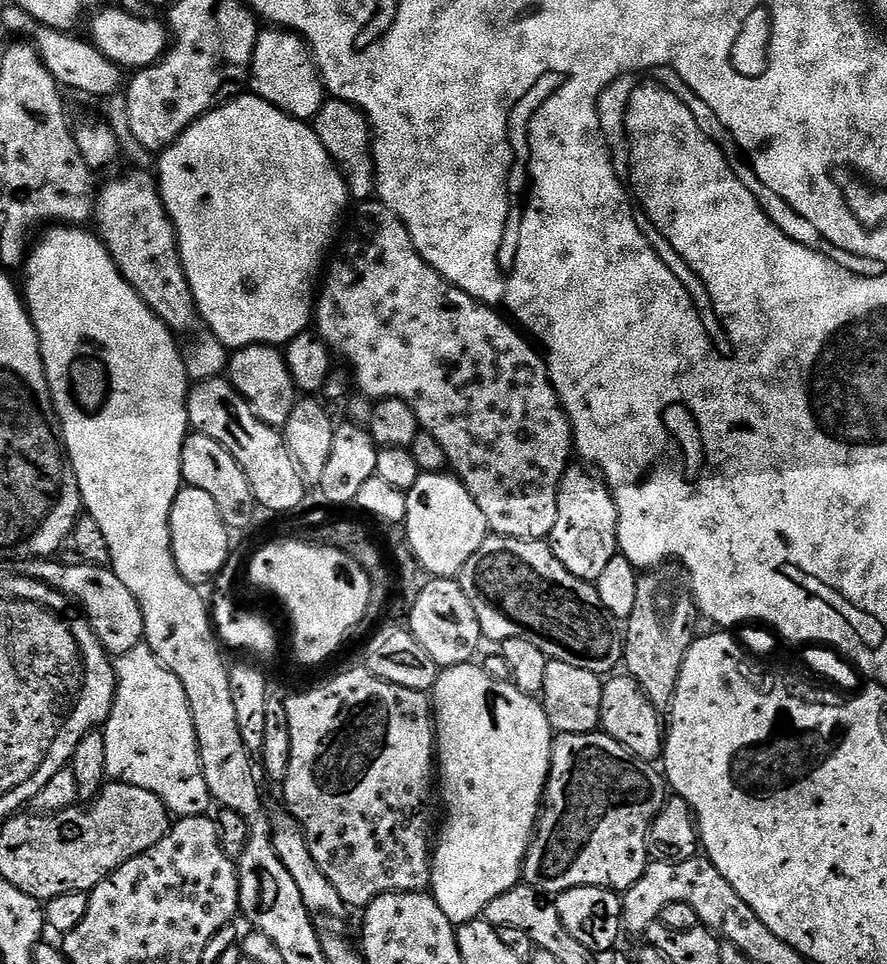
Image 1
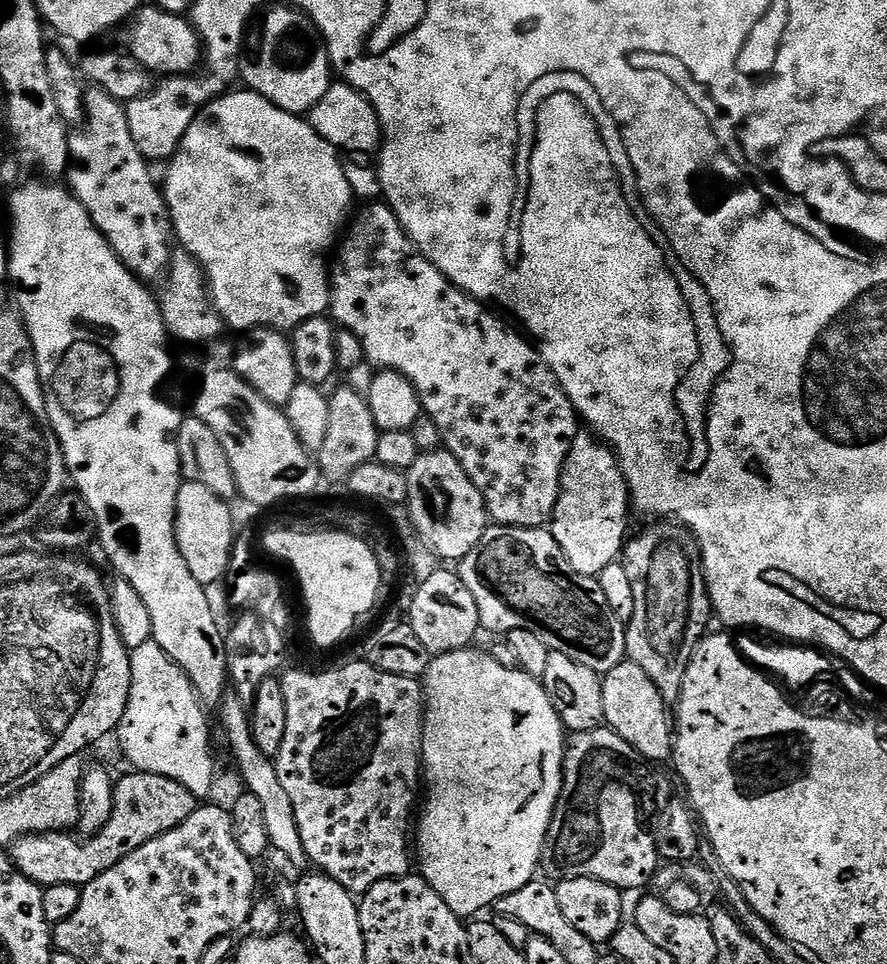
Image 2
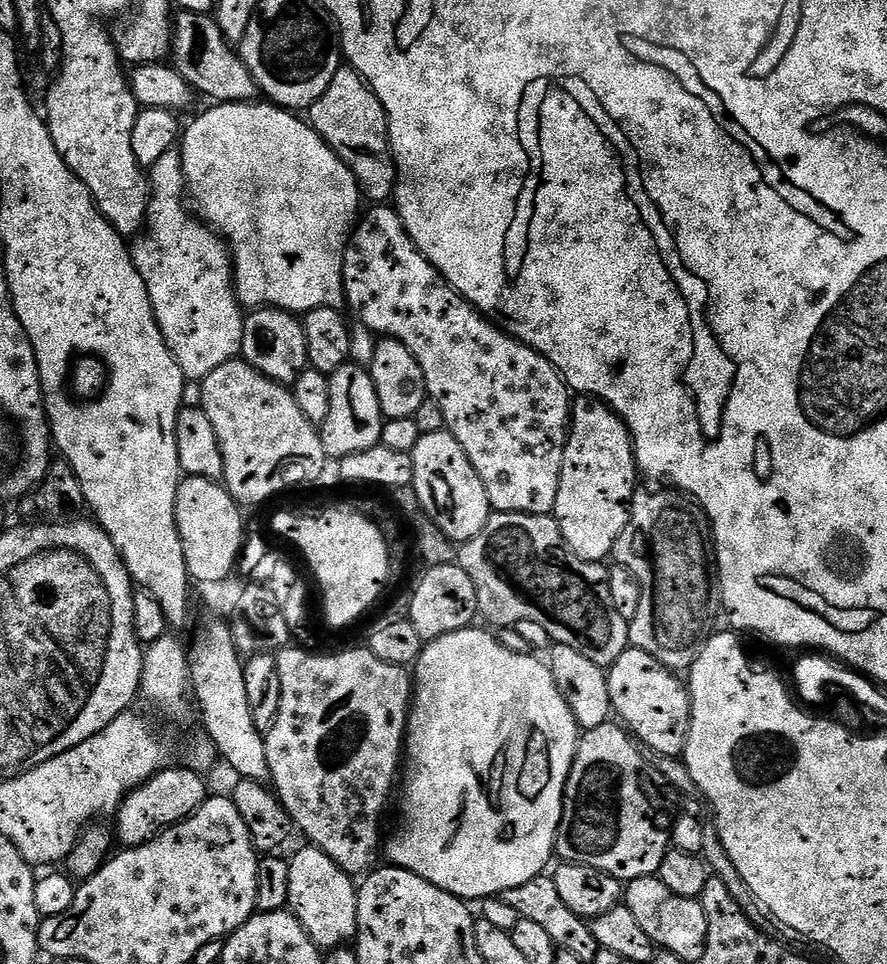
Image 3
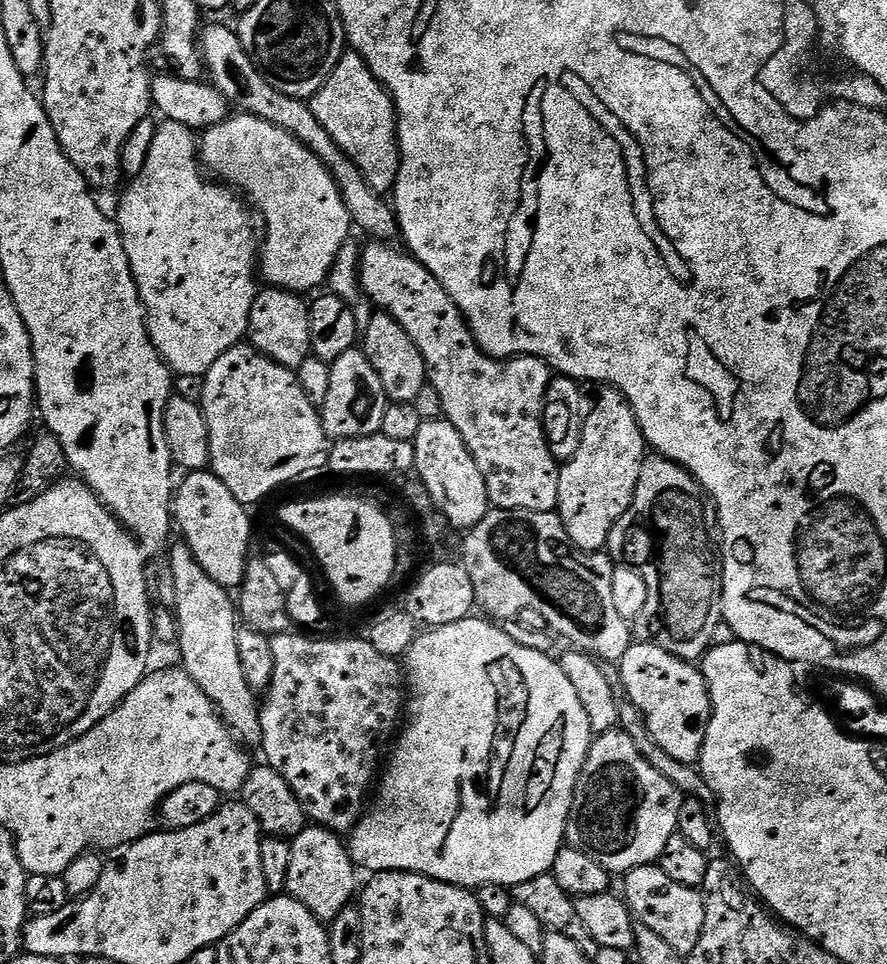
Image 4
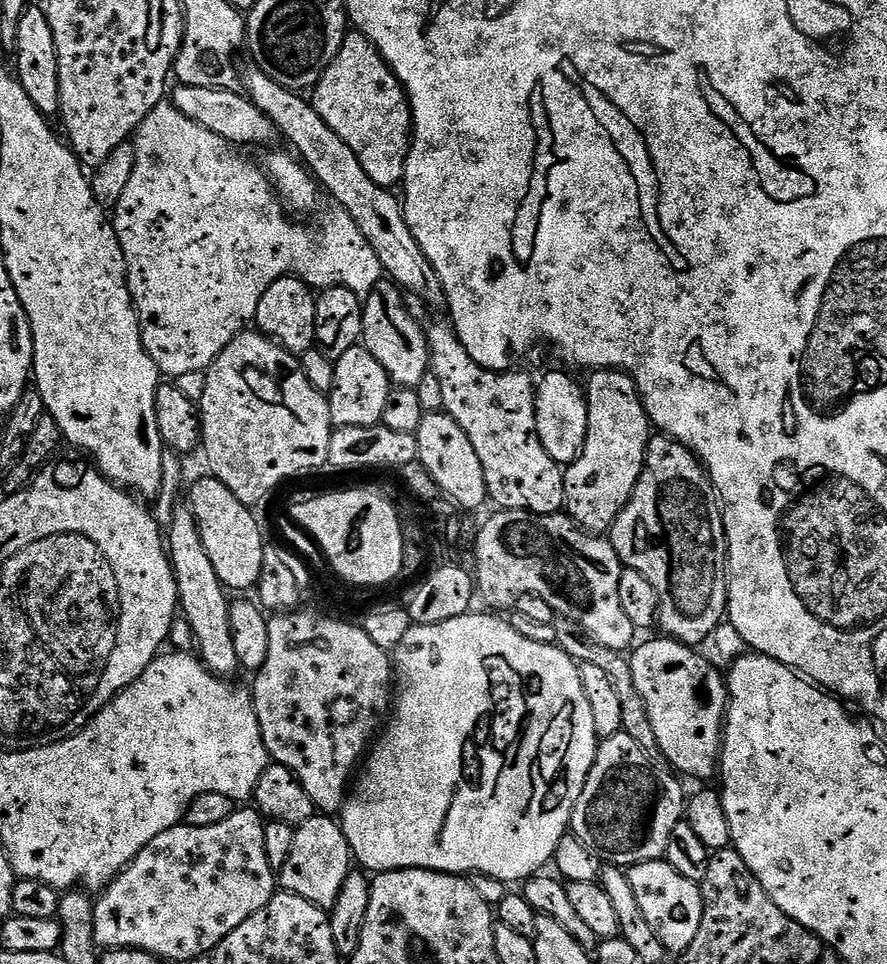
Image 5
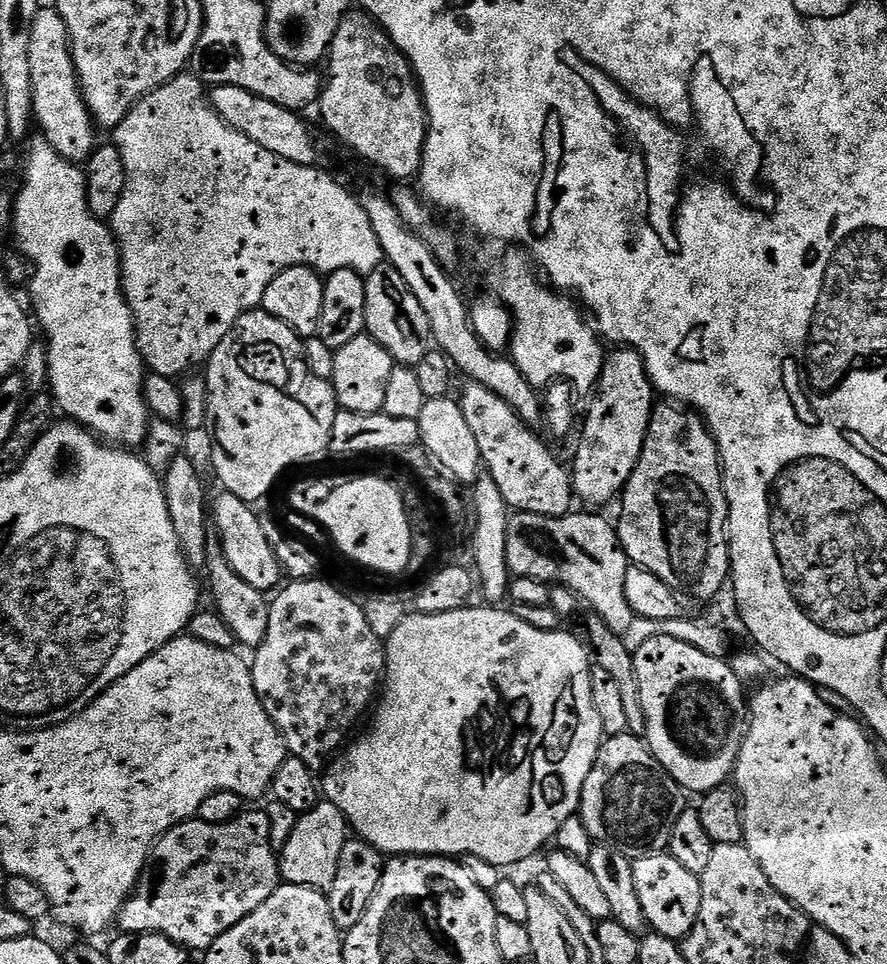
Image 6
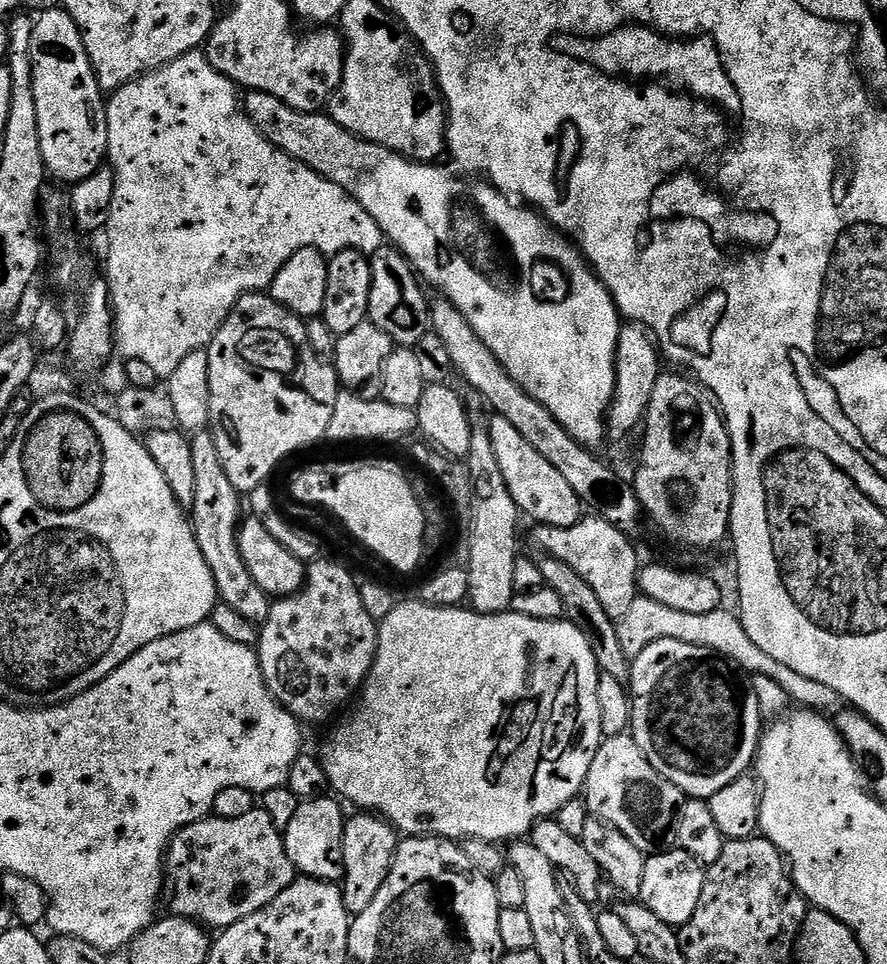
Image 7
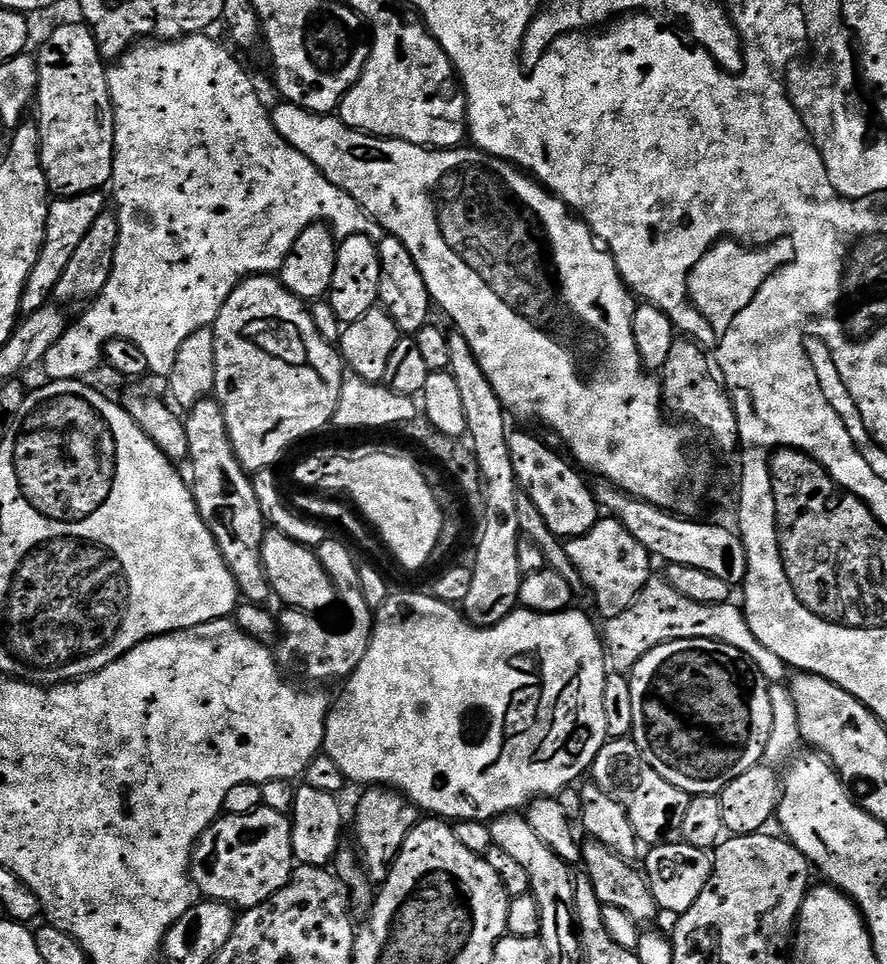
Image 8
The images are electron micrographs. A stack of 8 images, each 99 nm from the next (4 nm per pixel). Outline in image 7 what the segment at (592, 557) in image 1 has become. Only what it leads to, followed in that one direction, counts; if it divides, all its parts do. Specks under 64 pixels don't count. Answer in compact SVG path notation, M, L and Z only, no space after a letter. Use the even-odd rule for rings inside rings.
M631 322L625 323L618 334L616 389L606 417L606 436L609 441L620 444L635 428L637 431L641 427L650 406L650 394L654 394L654 382L658 382L661 371L662 353L648 329Z

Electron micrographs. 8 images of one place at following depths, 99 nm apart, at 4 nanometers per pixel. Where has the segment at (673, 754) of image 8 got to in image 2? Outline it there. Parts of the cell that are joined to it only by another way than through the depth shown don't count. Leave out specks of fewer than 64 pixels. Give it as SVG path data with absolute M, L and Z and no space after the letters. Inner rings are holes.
M625 658L618 666L614 666L614 670L603 673L602 679L604 681L602 686L604 724L617 732L623 740L630 742L630 746L634 746L634 750L638 750L645 760L657 762L656 760L664 760L667 756L669 759L674 752L674 720L670 715L670 706L662 698L658 686L650 678L650 674L646 674L646 670L642 670L642 666L633 664L631 660Z

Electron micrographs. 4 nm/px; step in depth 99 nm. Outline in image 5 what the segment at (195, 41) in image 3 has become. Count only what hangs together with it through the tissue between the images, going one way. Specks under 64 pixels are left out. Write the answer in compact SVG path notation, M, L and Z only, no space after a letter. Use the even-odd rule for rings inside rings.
M253 64L243 72L242 84L248 99L274 122L277 133L294 146L293 151L316 177L317 183L323 189L325 186L339 203L337 205L358 223L385 273L407 293L420 296L432 306L443 307L447 300L441 279L406 224L401 199L391 189L378 186L366 174L354 150L323 121L309 99L280 86Z

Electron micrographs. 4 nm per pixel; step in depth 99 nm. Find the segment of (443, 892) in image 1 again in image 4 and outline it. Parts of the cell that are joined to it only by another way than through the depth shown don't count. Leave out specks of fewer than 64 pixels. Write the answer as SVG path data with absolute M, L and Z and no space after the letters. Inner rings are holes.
M469 618L462 622L454 622L450 626L425 631L417 635L412 649L408 651L406 719L399 729L398 739L395 741L396 749L393 750L392 757L391 752L387 757L388 769L385 772L383 769L374 799L347 841L352 863L357 869L364 871L365 868L368 874L417 872L429 876L431 880L469 890L479 890L491 884L511 890L522 882L530 882L530 878L549 875L554 858L560 853L560 849L565 847L564 831L574 802L574 790L594 739L590 718L586 718L586 710L582 710L582 701L578 699L570 678L566 678L560 663L555 659L551 660L553 657L549 653L526 650L526 646L518 646L518 642L514 642L514 638L510 638L510 634L506 634L499 623L488 618L476 619Z

